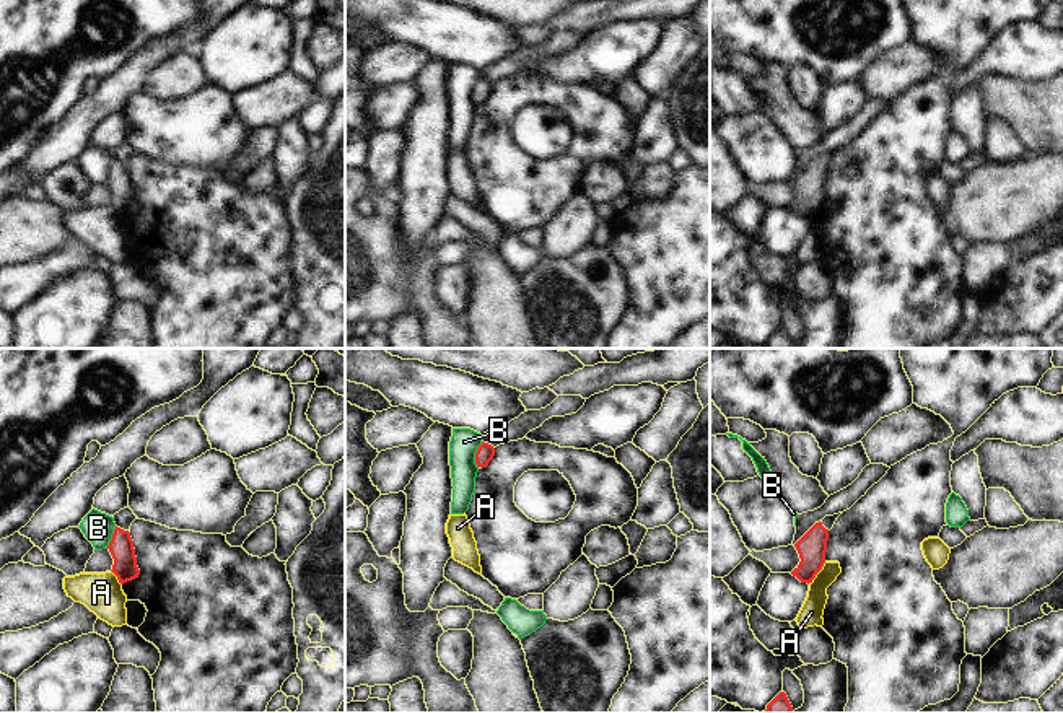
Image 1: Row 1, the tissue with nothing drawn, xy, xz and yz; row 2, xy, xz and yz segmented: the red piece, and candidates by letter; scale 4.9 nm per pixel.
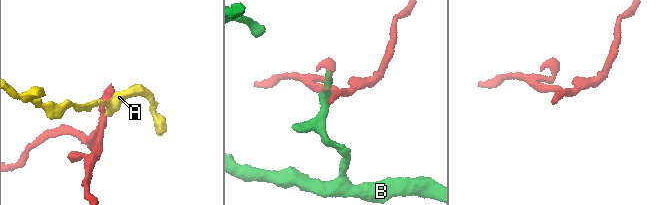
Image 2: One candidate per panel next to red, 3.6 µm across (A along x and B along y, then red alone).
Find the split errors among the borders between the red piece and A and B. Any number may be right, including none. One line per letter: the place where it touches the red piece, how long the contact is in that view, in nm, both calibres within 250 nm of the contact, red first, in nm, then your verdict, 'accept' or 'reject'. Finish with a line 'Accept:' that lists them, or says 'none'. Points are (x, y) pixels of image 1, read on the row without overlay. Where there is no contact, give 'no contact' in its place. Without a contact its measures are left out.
A: yz (818, 207) | 140 nm | 140/120 nm | reject
B: xz (476, 90) | 140 nm | 90/140 nm | reject
Accept: none

